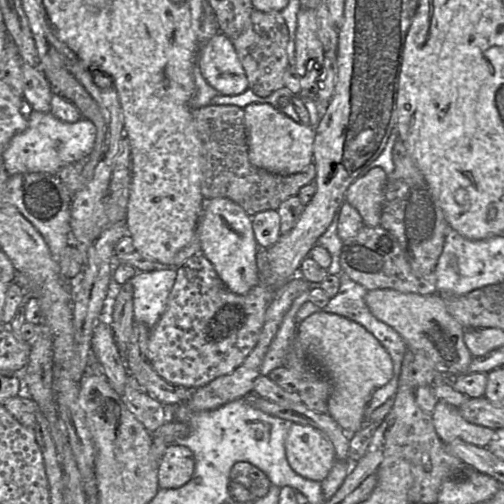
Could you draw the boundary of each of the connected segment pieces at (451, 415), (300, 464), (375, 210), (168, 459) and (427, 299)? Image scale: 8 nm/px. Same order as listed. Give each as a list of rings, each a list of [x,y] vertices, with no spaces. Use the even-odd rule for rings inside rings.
[[[438,401],[432,420],[437,435],[444,443],[460,439],[476,446],[487,447],[495,434],[492,428],[466,421],[460,415],[458,407],[444,401]]]
[[[292,423],[285,441],[286,458],[300,476],[322,482],[335,460],[331,441],[310,425]]]
[[[376,167],[358,176],[346,191],[345,201],[359,212],[365,226],[380,225],[387,178],[382,168]]]
[[[176,443],[168,445],[158,465],[159,488],[182,487],[192,478],[194,469],[194,454],[188,447]]]
[[[374,289],[367,291],[365,303],[376,318],[402,336],[407,347],[424,351],[438,373],[461,375],[467,372],[473,356],[463,340],[465,329],[448,313],[444,299],[438,293],[420,295],[394,289]]]

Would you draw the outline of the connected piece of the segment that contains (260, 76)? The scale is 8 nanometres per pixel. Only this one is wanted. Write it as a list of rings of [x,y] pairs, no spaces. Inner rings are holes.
[[[254,9],[246,30],[231,40],[248,78],[248,88],[256,95],[266,97],[285,87],[284,74],[290,66],[287,55],[289,32],[280,12]]]

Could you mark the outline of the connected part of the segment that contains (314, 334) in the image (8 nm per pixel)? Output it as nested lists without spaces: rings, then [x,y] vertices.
[[[324,310],[299,322],[296,337],[308,356],[330,380],[332,389],[328,399],[328,414],[337,421],[344,432],[353,435],[364,426],[365,408],[374,392],[387,384],[393,375],[393,362],[379,340],[361,324],[344,316]]]

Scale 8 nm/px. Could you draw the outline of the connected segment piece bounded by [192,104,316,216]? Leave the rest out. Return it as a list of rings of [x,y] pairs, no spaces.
[[[209,104],[193,109],[192,114],[197,134],[204,147],[201,192],[205,199],[231,199],[249,216],[254,216],[265,210],[277,210],[283,201],[298,195],[301,187],[315,180],[316,167],[313,162],[303,171],[292,175],[274,174],[252,165],[248,157],[243,108]]]

